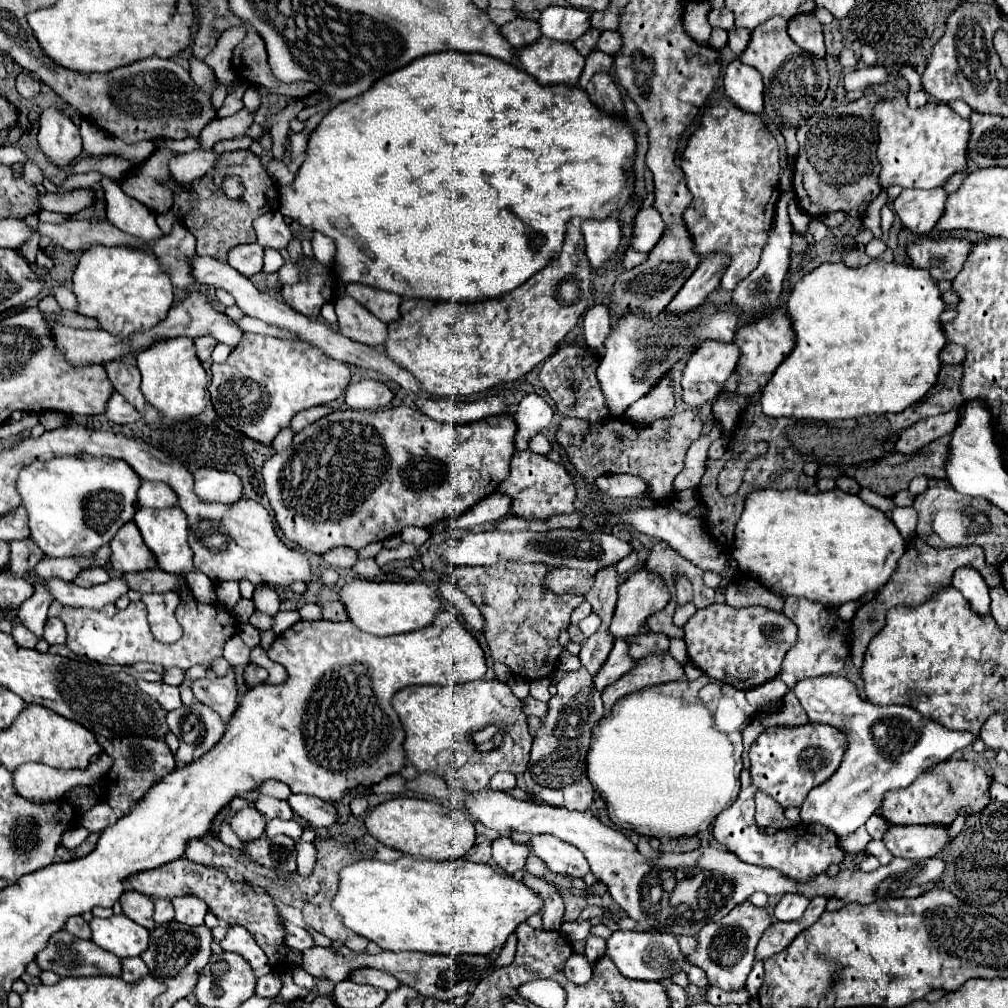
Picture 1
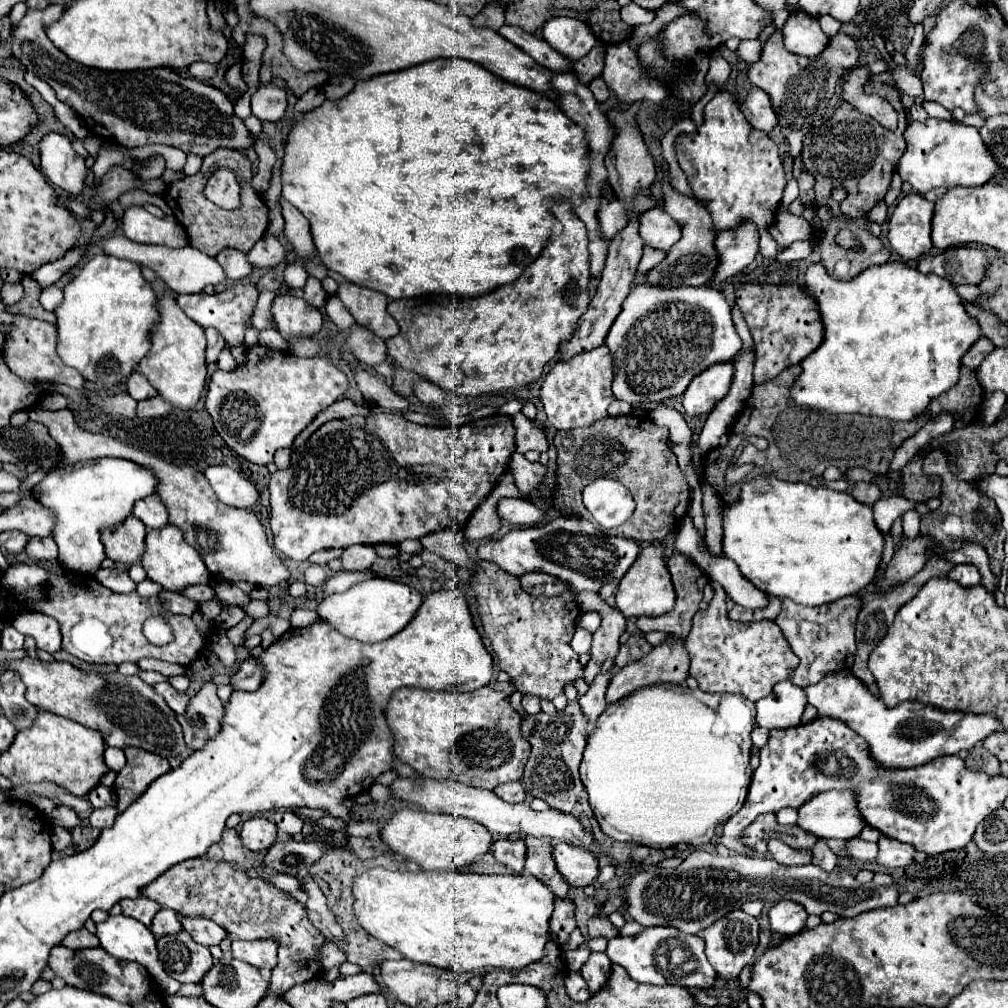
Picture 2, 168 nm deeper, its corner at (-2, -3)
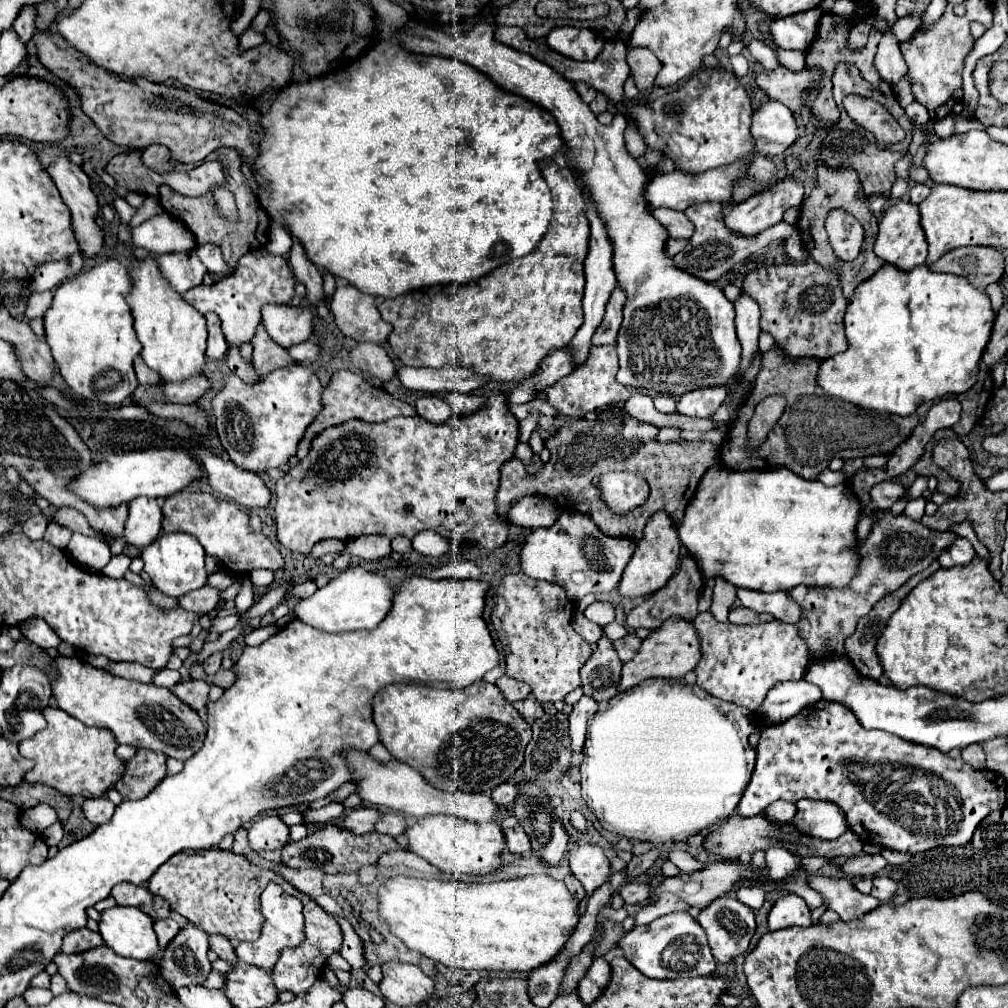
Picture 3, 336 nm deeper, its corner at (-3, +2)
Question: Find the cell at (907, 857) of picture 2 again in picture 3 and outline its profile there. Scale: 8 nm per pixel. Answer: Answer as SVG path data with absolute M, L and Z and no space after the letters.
M860 855L848 859L840 869L850 877L874 877L880 869L884 869L886 859L882 855Z

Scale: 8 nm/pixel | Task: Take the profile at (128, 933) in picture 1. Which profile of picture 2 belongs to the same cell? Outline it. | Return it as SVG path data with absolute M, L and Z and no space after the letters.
M119 914L119 916L109 916L105 922L97 924L97 938L99 938L99 942L101 942L101 948L107 950L111 956L115 956L115 958L119 958L119 960L139 962L141 966L145 966L145 968L149 970L149 974L157 980L157 984L163 988L163 992L167 992L167 994L179 992L181 984L179 984L177 980L171 980L171 978L163 972L161 962L159 962L159 958L157 958L155 938L153 938L151 930L149 930L145 924L141 924L139 920L129 918L129 916L123 916L123 914Z

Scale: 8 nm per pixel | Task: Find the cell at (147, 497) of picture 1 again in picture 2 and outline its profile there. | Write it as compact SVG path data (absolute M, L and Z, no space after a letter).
M151 494L139 502L135 502L133 514L147 526L147 528L161 528L169 524L167 508L163 506L159 494Z

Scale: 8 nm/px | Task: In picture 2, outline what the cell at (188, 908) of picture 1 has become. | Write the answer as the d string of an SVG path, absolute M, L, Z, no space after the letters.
M183 916L181 924L183 924L183 930L187 930L193 936L193 940L203 946L219 944L227 936L219 924L211 922L209 918L203 918L203 916L199 916L199 918L185 918Z

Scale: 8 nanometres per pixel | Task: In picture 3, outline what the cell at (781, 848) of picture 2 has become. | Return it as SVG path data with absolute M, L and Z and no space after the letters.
M772 847L766 851L766 869L768 869L768 877L772 881L782 881L784 877L788 877L794 867L798 865L800 857L792 855L790 851L782 849L782 847Z

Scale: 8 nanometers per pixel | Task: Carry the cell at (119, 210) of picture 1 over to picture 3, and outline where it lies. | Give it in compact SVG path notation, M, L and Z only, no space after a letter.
M168 213L156 215L132 229L132 241L136 247L144 247L152 255L190 251L196 247L196 239L188 227Z

